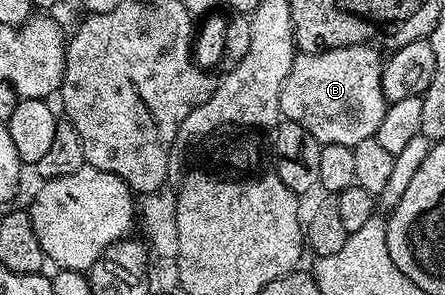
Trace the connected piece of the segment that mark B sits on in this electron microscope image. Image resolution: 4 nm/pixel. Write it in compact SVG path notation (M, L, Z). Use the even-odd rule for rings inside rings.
M370 43L338 45L336 49L320 49L317 53L296 52L293 67L289 67L285 83L281 83L280 114L286 120L305 127L305 131L309 131L309 135L313 135L322 146L341 143L353 147L361 143L361 139L375 136L389 104L381 91L384 60L384 54Z

